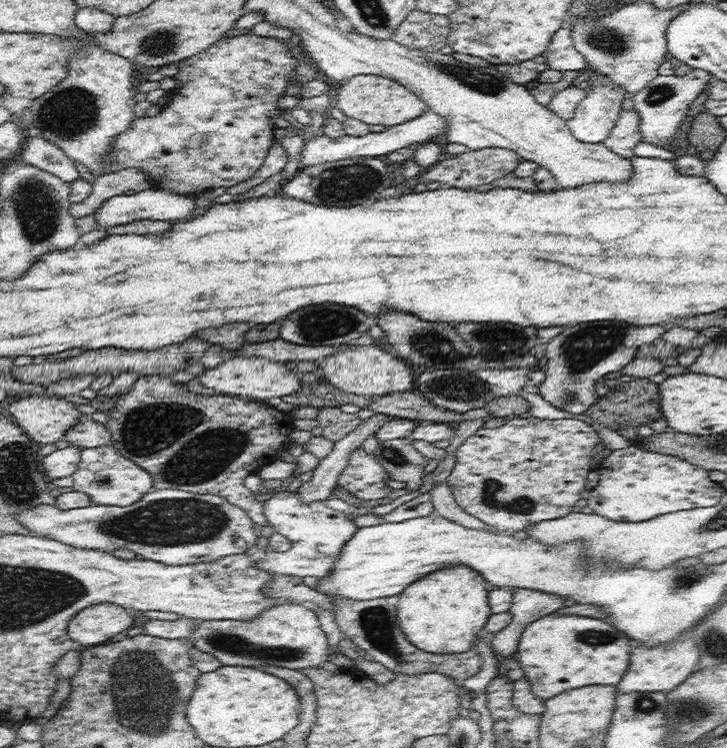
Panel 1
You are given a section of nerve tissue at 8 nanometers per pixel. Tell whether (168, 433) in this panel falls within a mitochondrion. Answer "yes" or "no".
yes

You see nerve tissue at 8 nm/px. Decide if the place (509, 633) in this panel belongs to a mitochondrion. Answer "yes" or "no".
no

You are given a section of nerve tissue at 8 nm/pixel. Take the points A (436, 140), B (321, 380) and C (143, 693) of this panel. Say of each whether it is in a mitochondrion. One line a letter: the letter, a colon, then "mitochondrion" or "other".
A: other
B: other
C: mitochondrion

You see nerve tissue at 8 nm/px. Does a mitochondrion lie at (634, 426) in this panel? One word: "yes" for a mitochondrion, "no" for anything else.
no

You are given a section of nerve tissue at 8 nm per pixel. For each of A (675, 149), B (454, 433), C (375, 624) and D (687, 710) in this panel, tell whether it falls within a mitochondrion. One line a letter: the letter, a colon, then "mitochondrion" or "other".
A: other
B: other
C: mitochondrion
D: mitochondrion

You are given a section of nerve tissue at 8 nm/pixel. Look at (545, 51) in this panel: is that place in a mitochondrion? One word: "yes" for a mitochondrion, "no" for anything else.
no

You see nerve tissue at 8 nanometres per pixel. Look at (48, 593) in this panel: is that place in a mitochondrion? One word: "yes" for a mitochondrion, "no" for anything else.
yes

